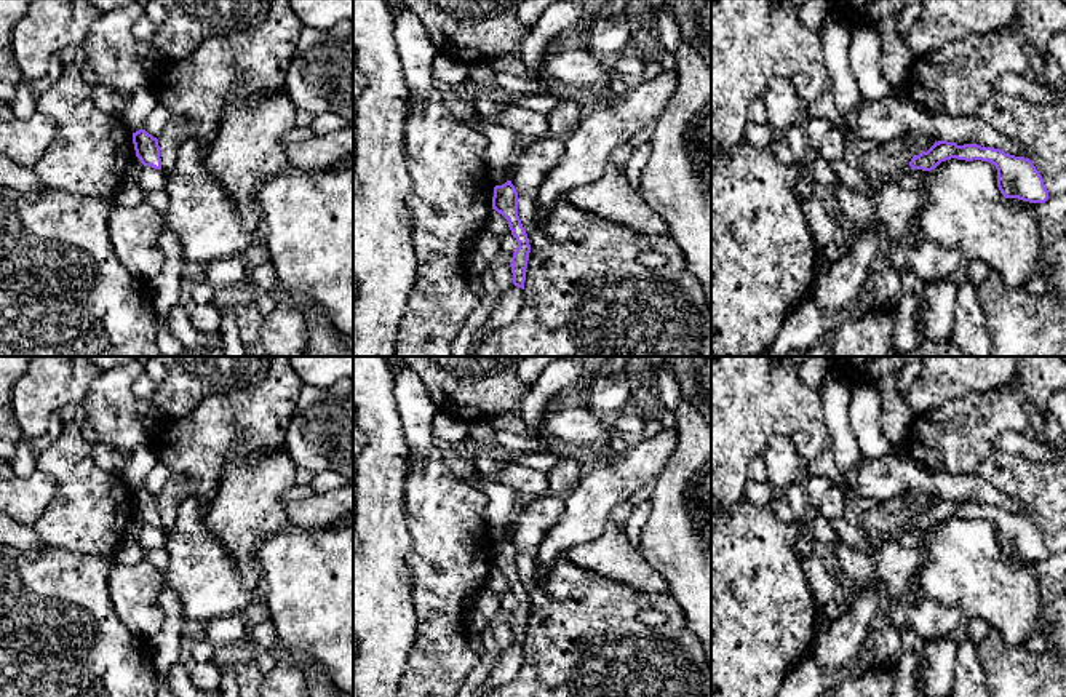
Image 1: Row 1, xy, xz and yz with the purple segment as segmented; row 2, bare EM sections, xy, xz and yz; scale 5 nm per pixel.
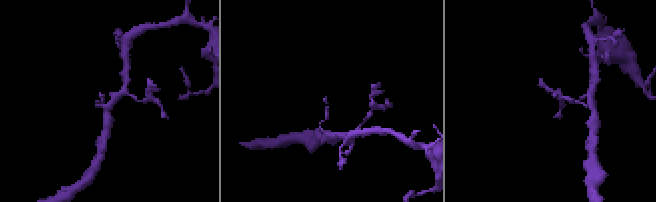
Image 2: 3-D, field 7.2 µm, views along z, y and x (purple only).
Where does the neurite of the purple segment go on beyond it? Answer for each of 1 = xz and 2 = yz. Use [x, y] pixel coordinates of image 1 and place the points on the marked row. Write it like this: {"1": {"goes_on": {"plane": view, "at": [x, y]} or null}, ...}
{"1": {"goes_on": null}, "2": {"goes_on": null}}

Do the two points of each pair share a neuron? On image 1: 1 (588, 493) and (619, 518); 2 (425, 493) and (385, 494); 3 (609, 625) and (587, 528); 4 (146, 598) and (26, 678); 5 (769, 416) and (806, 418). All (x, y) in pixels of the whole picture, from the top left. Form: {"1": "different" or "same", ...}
{"1": "different", "2": "different", "3": "different", "4": "different", "5": "same"}

